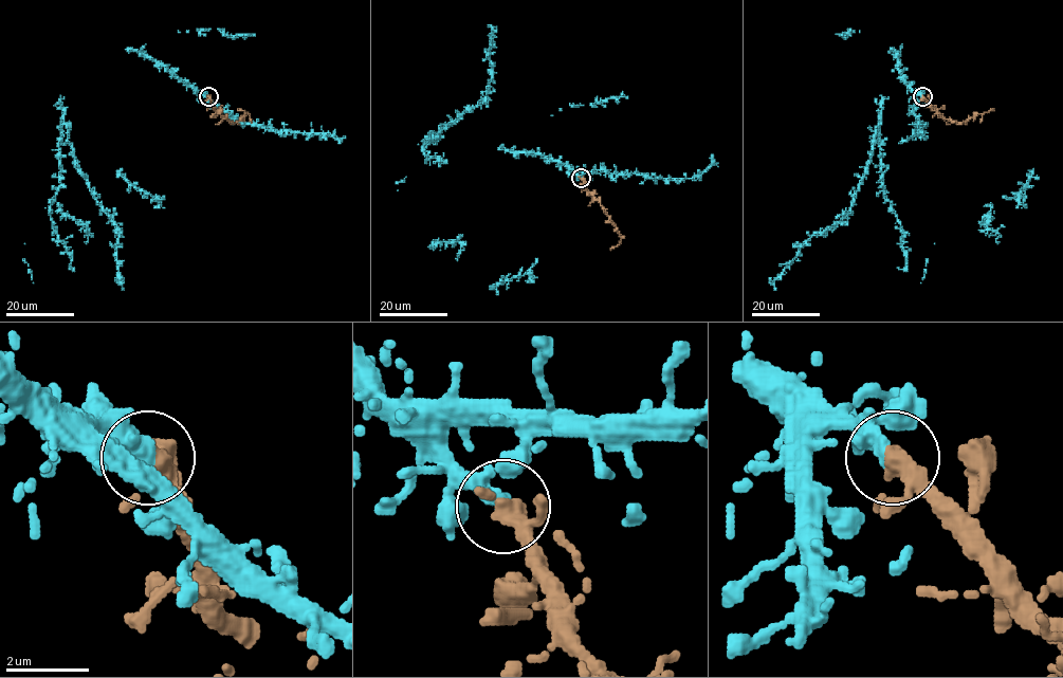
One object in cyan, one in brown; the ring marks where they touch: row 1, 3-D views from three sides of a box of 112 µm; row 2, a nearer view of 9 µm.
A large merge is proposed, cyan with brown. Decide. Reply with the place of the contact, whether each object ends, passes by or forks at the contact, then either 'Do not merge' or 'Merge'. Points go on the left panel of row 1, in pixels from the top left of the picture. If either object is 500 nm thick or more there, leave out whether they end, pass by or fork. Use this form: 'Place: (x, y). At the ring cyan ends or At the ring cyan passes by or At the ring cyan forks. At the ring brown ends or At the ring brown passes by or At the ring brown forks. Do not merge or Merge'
Place: (208, 96). At the ring cyan ends. At the ring brown passes by. Merge

